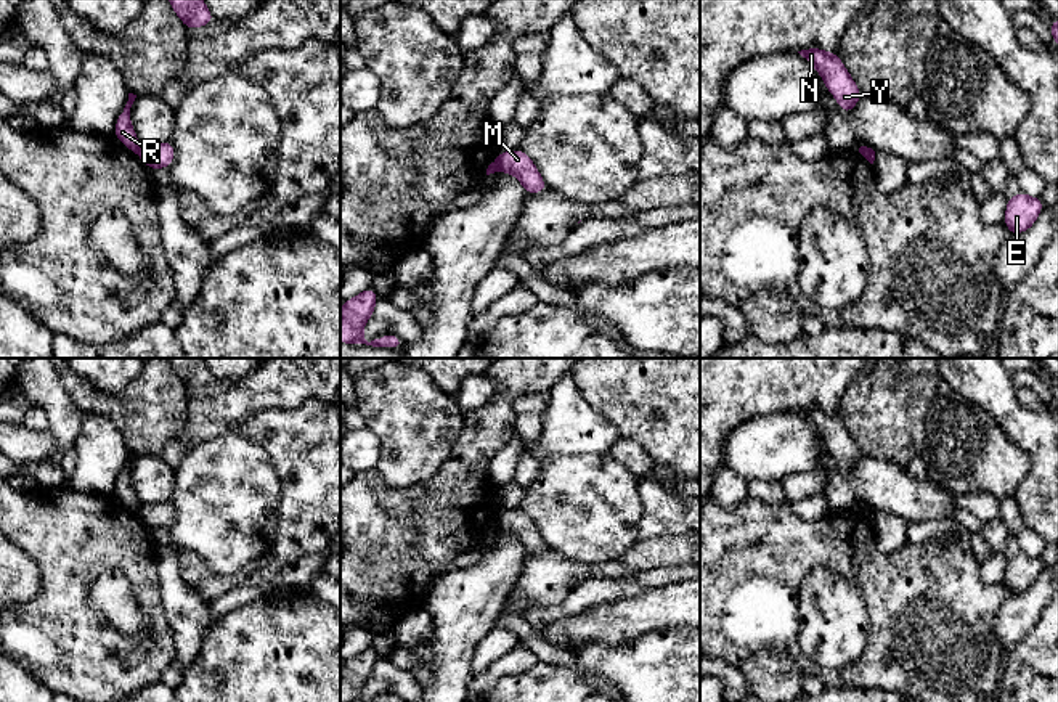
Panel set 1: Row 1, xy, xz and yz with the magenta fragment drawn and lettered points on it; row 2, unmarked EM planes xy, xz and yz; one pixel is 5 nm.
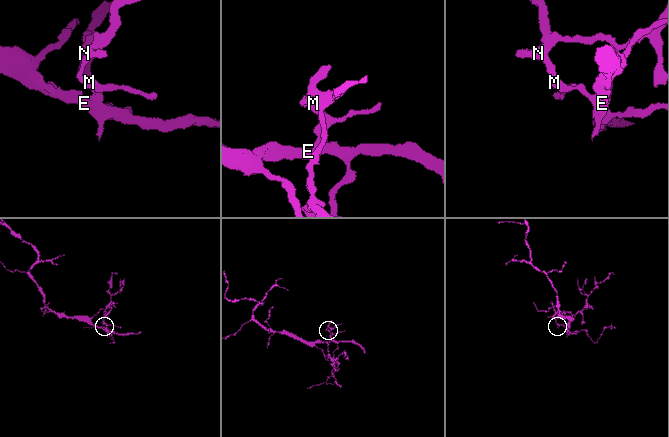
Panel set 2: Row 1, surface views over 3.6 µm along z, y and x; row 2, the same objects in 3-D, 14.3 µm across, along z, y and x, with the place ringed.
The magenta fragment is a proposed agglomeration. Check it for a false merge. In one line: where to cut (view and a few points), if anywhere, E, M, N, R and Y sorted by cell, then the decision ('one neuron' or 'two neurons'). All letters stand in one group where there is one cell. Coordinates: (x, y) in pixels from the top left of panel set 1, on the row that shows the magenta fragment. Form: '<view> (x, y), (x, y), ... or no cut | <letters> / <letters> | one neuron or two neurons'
xy (140, 145), (137, 153) | E M / N R Y | two neurons

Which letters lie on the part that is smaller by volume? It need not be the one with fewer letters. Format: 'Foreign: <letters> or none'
Foreign: N, R, Y

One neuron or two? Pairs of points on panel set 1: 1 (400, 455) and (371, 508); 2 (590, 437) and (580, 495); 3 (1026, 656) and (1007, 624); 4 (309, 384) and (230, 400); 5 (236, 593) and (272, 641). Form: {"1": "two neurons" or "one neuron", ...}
{"1": "two neurons", "2": "two neurons", "3": "two neurons", "4": "one neuron", "5": "two neurons"}

